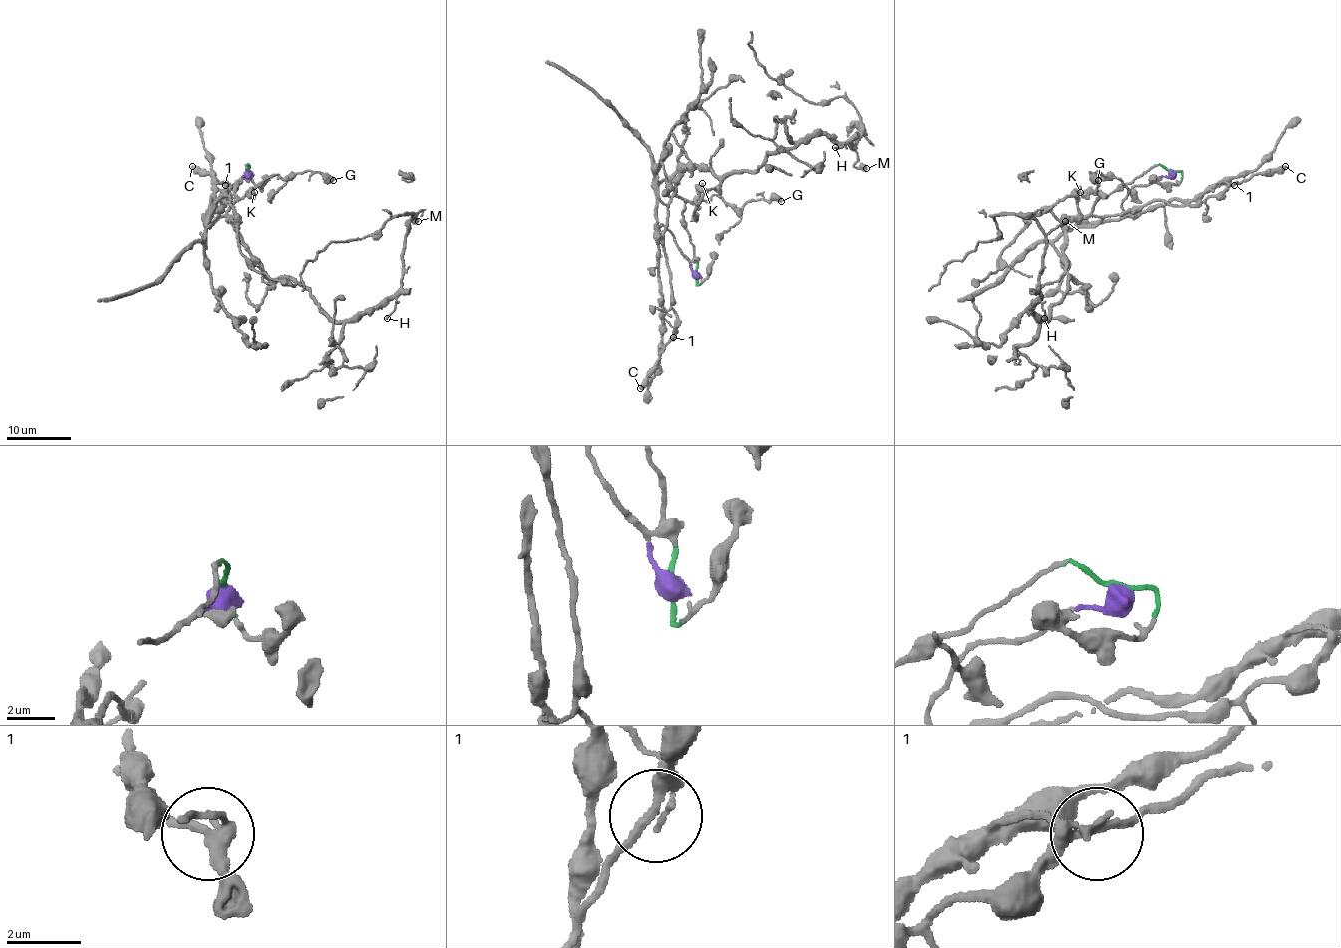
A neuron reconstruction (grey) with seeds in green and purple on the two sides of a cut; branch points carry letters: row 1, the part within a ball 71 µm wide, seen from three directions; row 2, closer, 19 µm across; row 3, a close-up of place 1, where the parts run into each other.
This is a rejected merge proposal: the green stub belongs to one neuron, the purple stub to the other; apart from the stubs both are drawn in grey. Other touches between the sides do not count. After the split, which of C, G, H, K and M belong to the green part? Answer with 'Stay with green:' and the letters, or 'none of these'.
Stay with green: C, G, H, K, M

